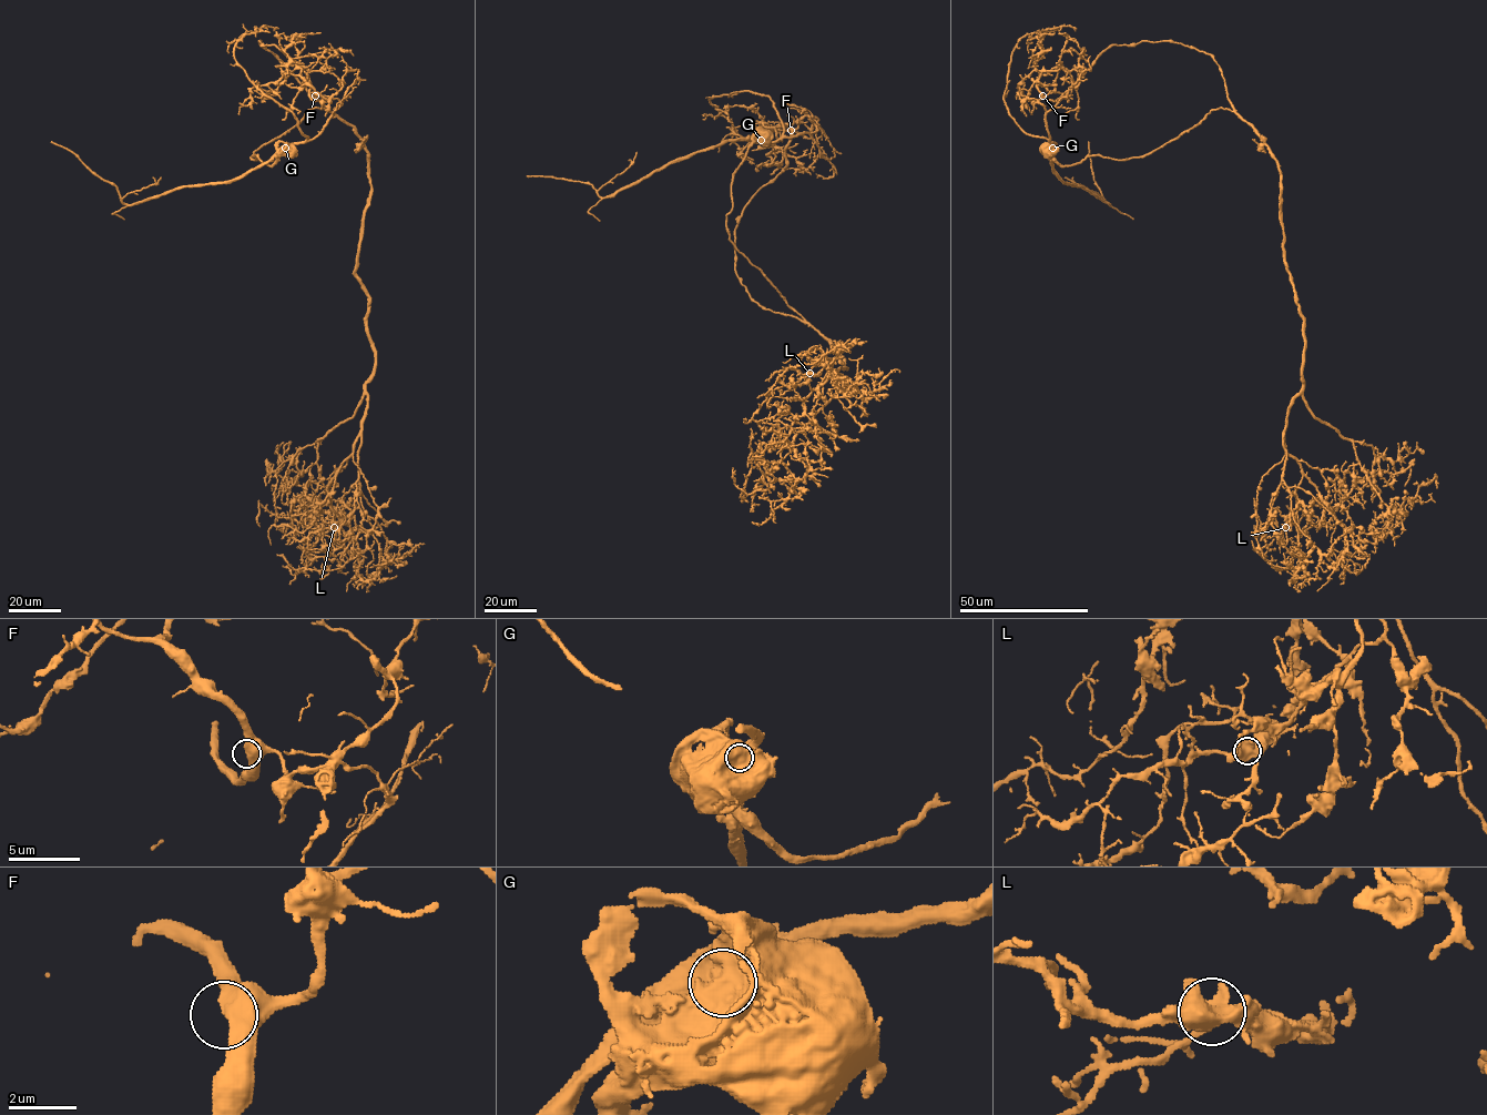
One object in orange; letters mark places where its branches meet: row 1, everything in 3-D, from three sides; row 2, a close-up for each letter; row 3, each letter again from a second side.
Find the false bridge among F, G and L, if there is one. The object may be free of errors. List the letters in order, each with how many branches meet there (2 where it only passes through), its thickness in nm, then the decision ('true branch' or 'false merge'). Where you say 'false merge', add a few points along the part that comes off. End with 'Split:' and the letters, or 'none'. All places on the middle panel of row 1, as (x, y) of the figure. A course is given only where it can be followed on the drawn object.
F: 1 branches meet; 700 nm thick; true branch
G: 1 branches meet; 1450 nm thick; false merge; foreign part runs (761, 139), (732, 139), (693, 152), (604, 196), (589, 183), (527, 175)
L: 2 branches meet; 700 nm thick; true branch
Split: G

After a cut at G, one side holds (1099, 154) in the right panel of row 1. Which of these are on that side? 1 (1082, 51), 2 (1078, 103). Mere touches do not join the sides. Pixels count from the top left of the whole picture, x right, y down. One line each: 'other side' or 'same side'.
1: same side
2: same side

